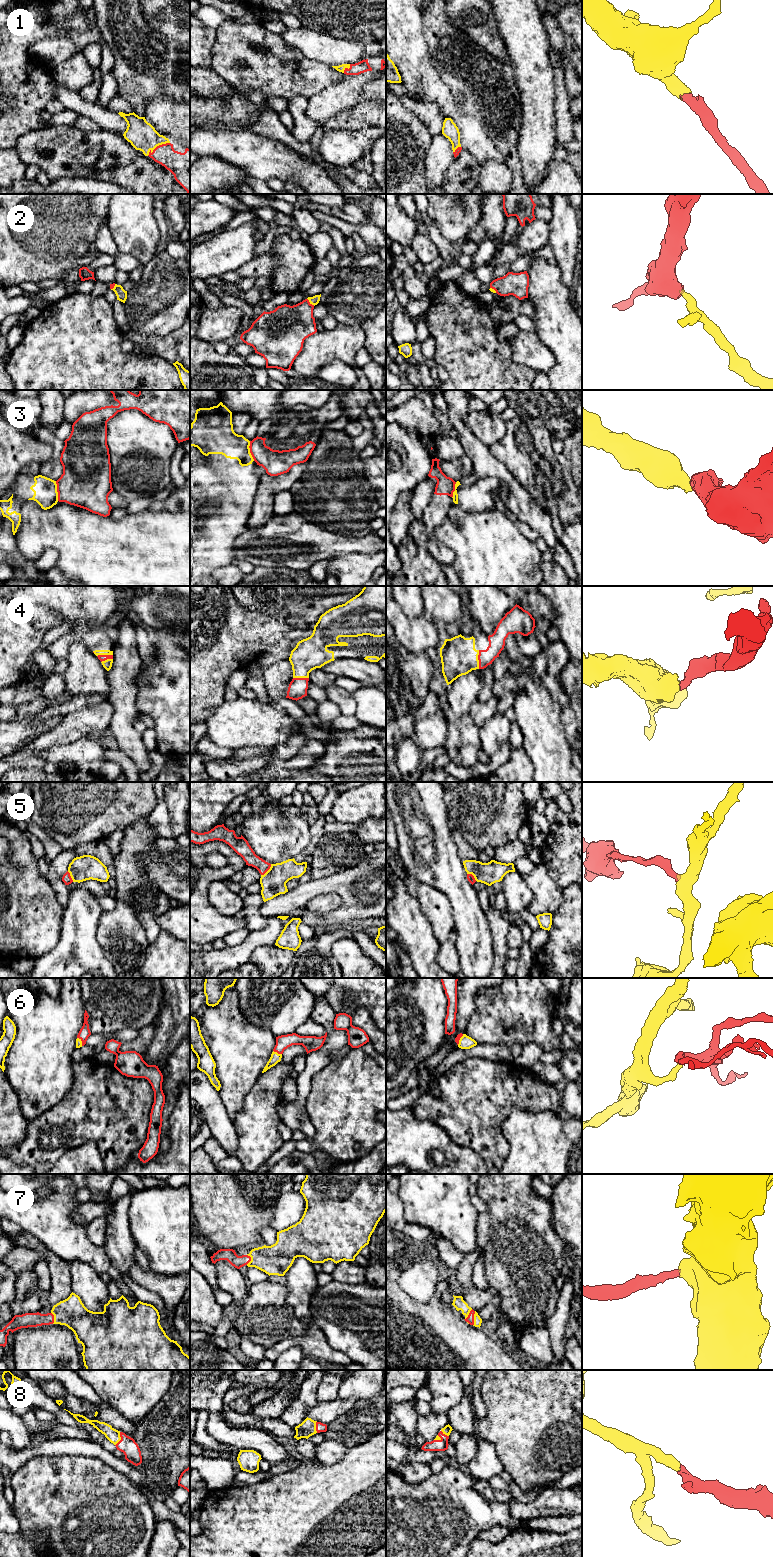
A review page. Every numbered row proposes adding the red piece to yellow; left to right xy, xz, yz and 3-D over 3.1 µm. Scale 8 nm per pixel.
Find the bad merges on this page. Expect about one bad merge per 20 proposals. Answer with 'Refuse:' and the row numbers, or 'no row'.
Refuse: 3

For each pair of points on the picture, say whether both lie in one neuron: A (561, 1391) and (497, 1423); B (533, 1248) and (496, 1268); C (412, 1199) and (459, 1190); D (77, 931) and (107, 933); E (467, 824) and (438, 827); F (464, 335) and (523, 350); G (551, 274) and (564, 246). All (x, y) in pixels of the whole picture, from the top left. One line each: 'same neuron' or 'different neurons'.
A: same neuron
B: same neuron
C: same neuron
D: different neurons
E: different neurons
F: different neurons
G: different neurons

